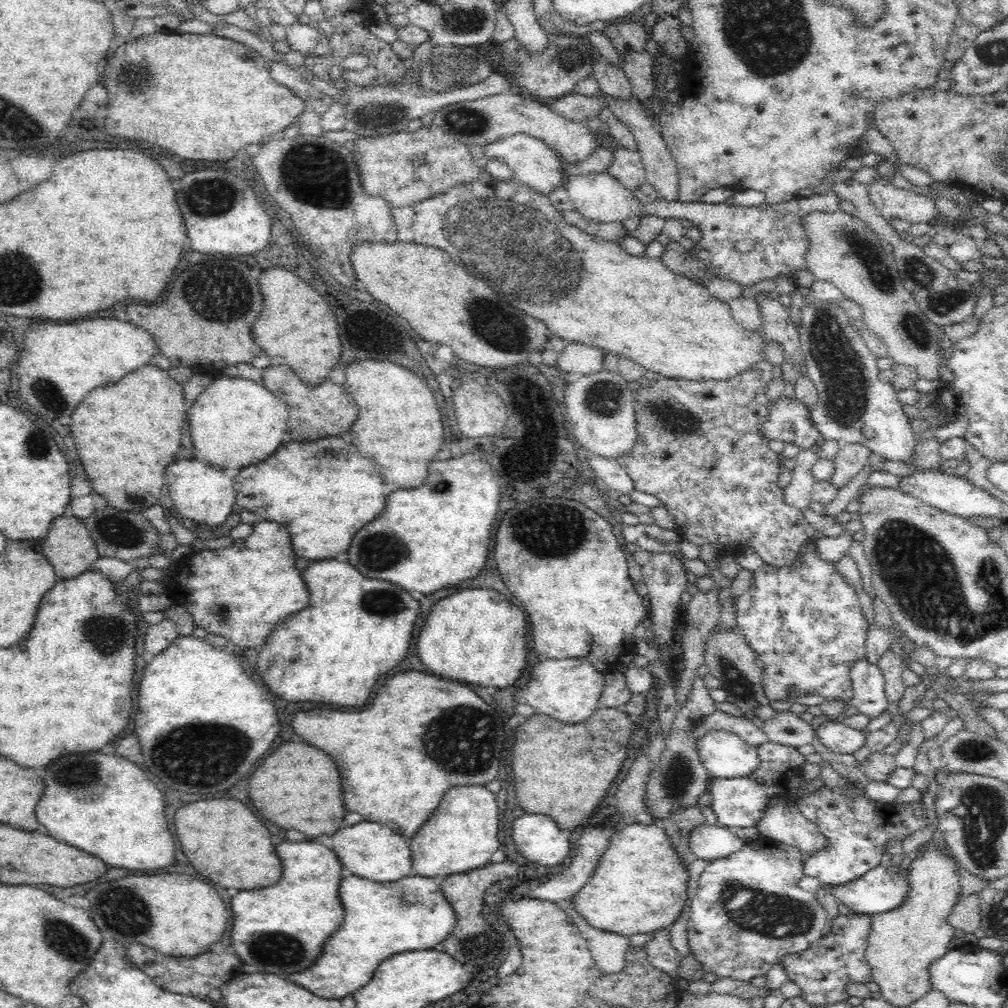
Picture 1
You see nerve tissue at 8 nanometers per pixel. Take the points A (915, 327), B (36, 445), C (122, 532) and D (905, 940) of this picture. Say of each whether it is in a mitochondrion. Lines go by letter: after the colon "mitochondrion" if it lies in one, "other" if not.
A: mitochondrion
B: mitochondrion
C: mitochondrion
D: other

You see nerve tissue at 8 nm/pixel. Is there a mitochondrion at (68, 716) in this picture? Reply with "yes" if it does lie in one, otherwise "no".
no

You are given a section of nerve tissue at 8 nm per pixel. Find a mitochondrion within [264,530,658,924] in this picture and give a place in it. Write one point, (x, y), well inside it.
(464, 740)

